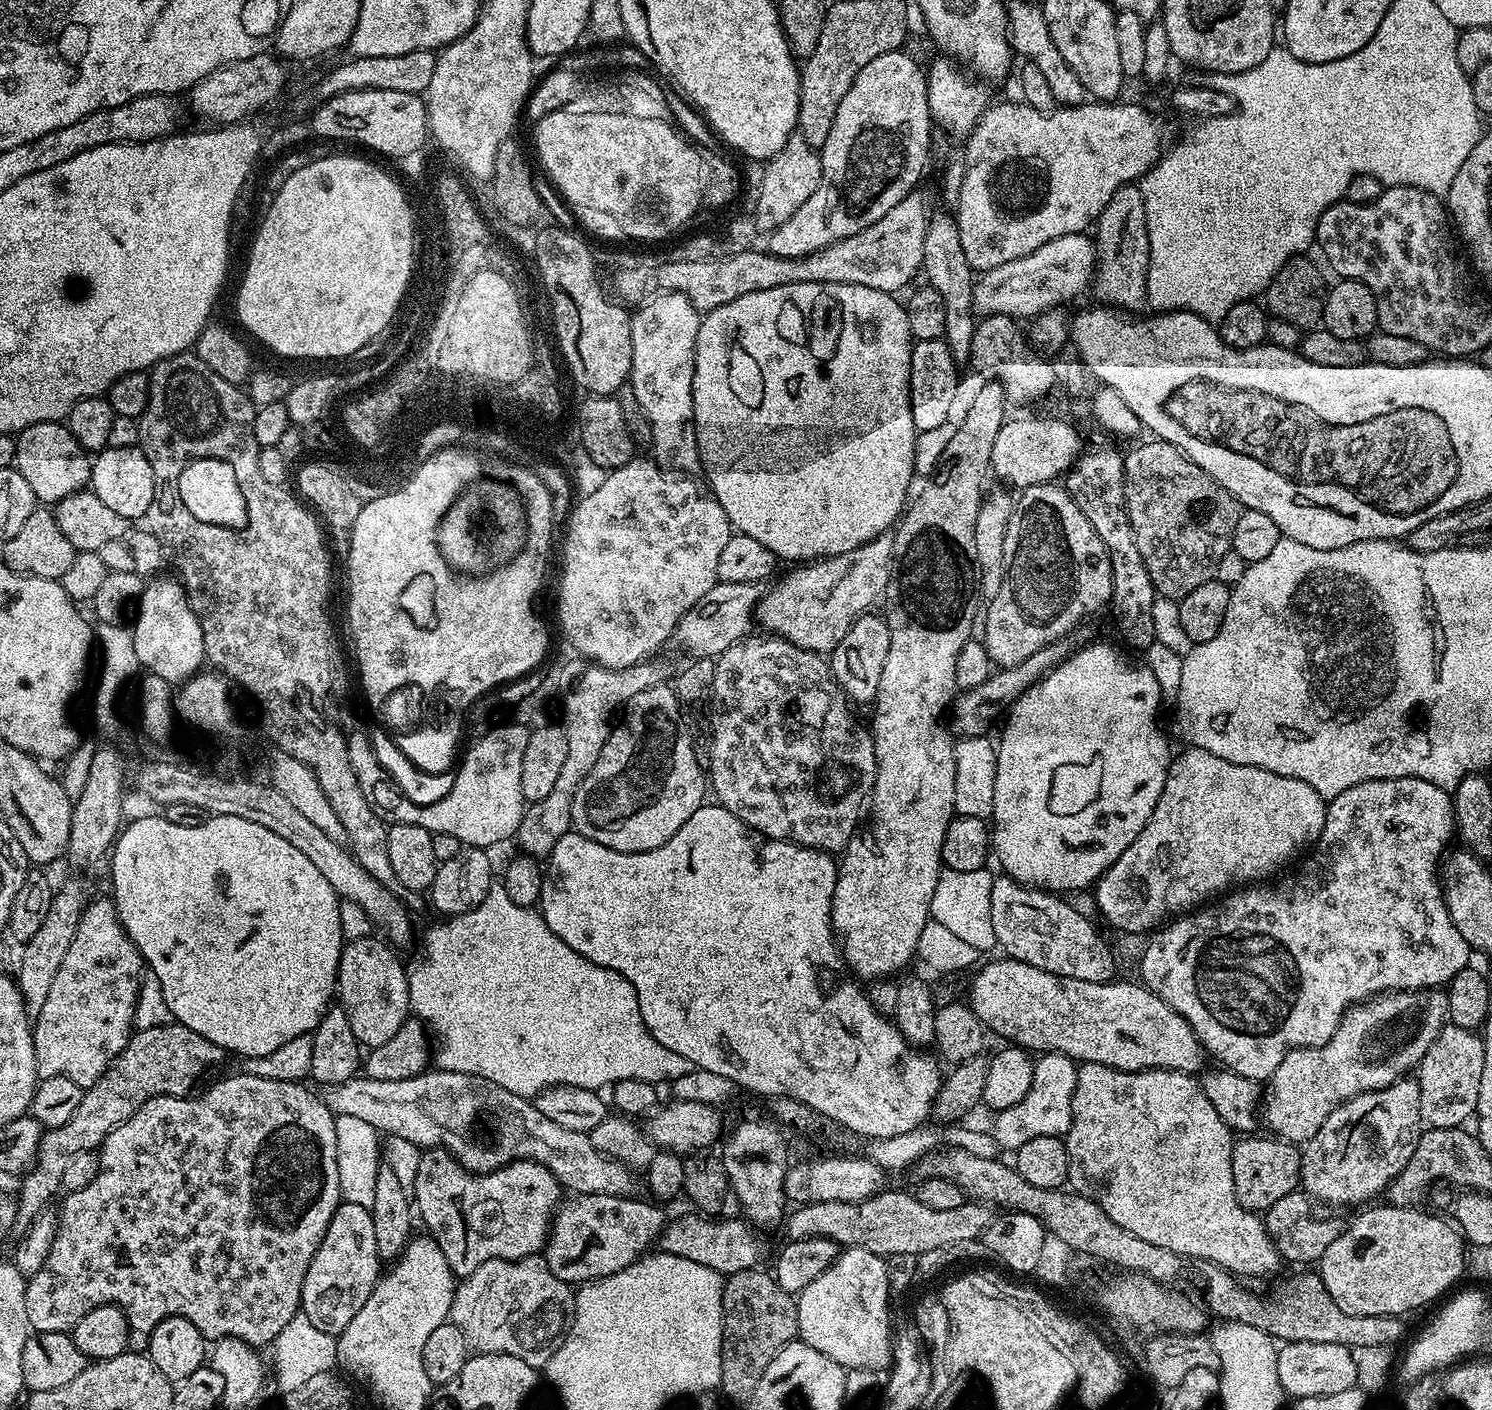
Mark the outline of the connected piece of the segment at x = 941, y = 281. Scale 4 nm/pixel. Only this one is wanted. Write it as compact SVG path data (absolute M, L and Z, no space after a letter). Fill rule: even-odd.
M933 211L928 218L926 242L924 243L924 266L927 287L938 290L944 307L943 339L950 346L950 354L957 365L964 366L971 361L970 342L974 342L974 330L978 323L977 313L972 306L974 286L977 277L970 262L966 262L966 250L962 250L962 238L953 215Z

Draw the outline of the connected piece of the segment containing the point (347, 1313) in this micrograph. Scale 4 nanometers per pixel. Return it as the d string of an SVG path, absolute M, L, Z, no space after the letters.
M341 1202L334 1210L334 1218L330 1218L330 1226L326 1226L326 1234L310 1262L310 1270L306 1270L300 1295L302 1314L310 1318L318 1330L339 1334L346 1330L350 1318L366 1306L366 1298L370 1298L381 1275L382 1261L378 1242L374 1242L371 1211Z

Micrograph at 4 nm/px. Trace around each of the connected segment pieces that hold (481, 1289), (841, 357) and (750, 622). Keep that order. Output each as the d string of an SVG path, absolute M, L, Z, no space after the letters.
M543 1255L521 1260L482 1262L474 1274L457 1283L452 1299L450 1322L462 1330L469 1349L477 1353L514 1354L530 1367L540 1370L562 1346L576 1309L573 1285L562 1282Z
M798 282L797 284L787 284L786 286L774 286L770 290L754 290L750 294L742 294L742 298L734 298L734 302L723 304L714 310L703 313L700 329L698 330L694 382L692 383L694 422L696 423L696 437L698 438L702 476L712 495L716 497L716 501L722 506L722 510L726 510L726 518L732 523L733 529L739 535L758 538L758 542L762 542L762 546L766 546L766 550L773 552L781 561L798 560L794 562L811 562L813 560L822 560L825 556L846 554L846 550L854 550L874 538L885 535L899 521L906 505L909 503L910 491L908 492L908 487L912 484L912 478L914 479L917 475L915 468L917 430L914 426L914 414L910 414L910 354L912 353L914 341L910 334L910 322L906 322L906 307L901 301L899 304L896 299L897 297L893 293L874 290L870 286Z
M718 582L707 594L702 594L700 601L680 619L676 627L674 644L692 652L688 654L693 657L710 656L715 658L721 656L723 652L730 650L730 646L734 646L734 642L743 640L753 631L756 608L760 604L760 599L764 597L765 591L764 584L755 584L754 582Z

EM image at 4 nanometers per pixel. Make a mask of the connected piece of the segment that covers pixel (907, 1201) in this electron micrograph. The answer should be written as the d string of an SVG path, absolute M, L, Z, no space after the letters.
M881 1190L868 1200L858 1202L814 1202L801 1204L786 1216L788 1240L811 1236L830 1238L838 1246L865 1248L885 1258L894 1254L920 1256L926 1250L937 1249L946 1242L981 1239L994 1219L994 1212L983 1202L966 1202L954 1210L930 1210L922 1206L911 1191Z

